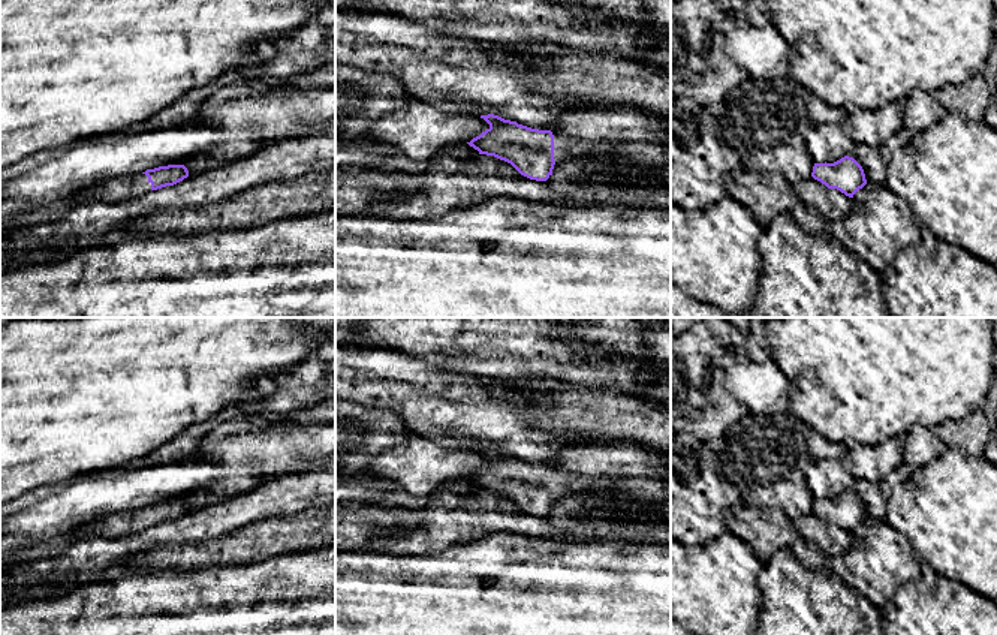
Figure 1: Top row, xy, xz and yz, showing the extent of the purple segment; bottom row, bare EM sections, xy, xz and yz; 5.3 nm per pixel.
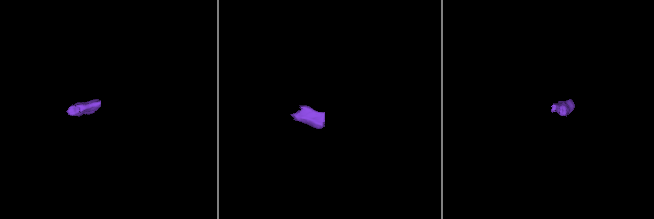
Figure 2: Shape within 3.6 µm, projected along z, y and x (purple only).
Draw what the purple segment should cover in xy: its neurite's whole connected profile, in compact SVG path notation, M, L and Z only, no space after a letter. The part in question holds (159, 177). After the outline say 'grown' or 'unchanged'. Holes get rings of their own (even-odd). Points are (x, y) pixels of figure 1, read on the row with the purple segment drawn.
M168 165L154 169L147 169L142 174L132 174L117 177L103 181L97 186L79 190L70 198L57 199L45 202L40 207L18 216L10 226L27 226L36 225L39 222L49 222L60 219L67 214L70 204L76 201L126 201L130 198L138 198L147 192L157 190L166 186L174 186L189 177L189 171L184 165Z | grown

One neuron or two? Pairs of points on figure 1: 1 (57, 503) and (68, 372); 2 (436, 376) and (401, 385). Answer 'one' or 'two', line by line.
1: two
2: one

